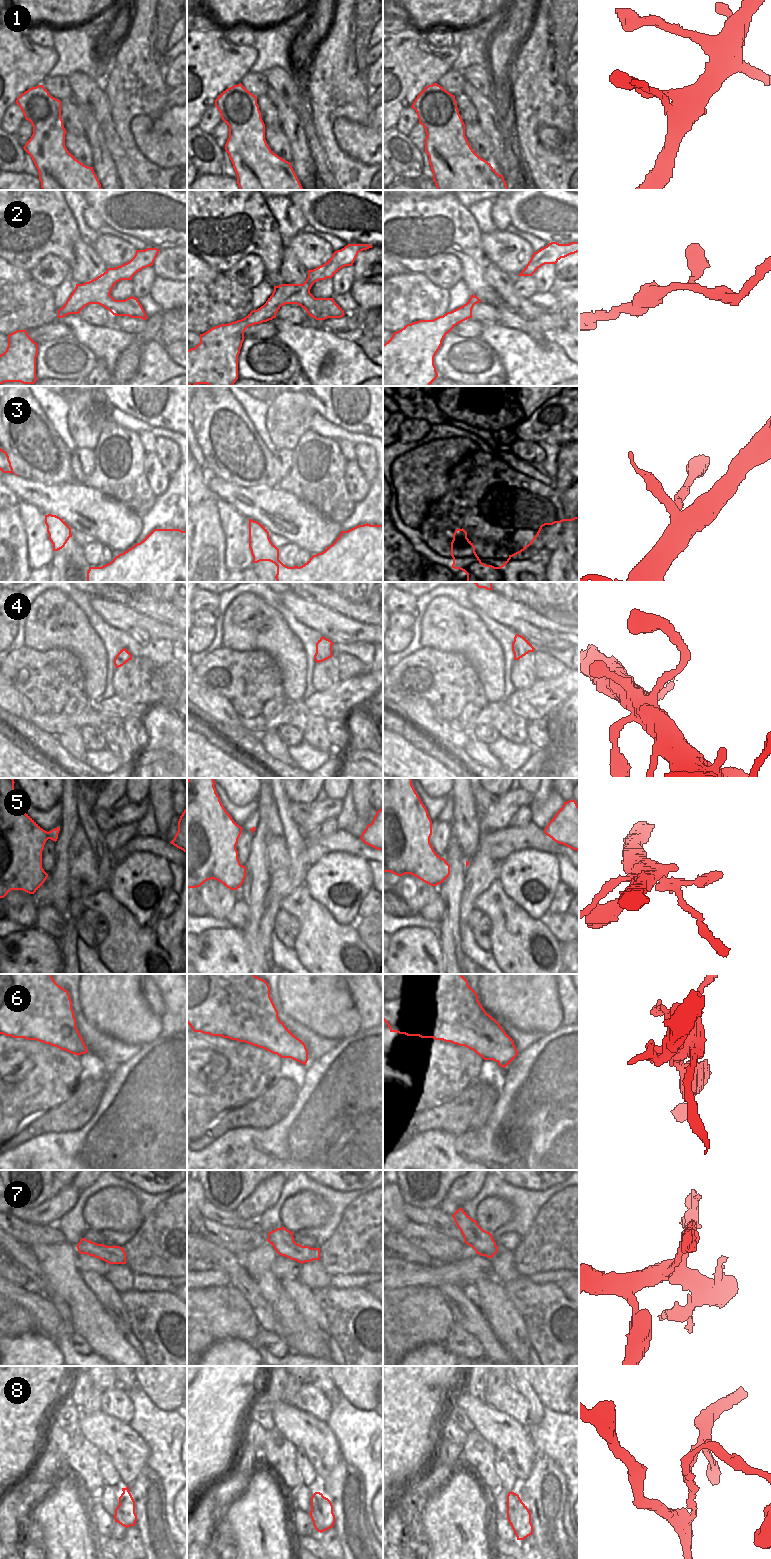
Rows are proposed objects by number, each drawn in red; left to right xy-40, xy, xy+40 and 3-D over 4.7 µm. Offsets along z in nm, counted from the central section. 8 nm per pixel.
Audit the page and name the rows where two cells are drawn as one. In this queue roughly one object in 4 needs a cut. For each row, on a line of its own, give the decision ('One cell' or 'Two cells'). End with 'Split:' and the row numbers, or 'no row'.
1: One cell
2: One cell
3: One cell
4: One cell
5: Two cells
6: Two cells
7: Two cells
8: Two cells
Split: 5, 6, 7, 8

